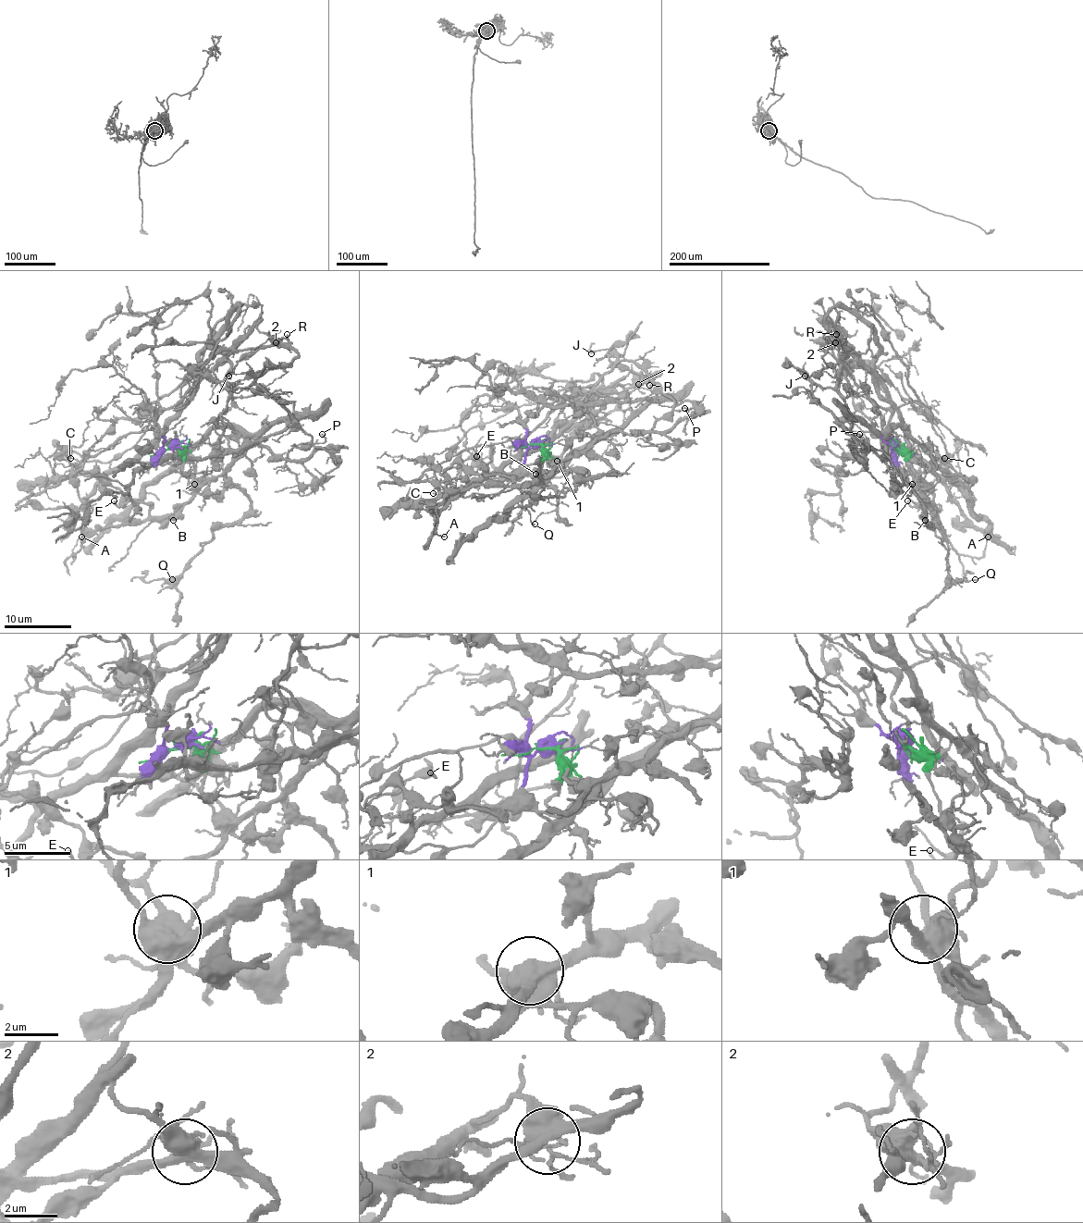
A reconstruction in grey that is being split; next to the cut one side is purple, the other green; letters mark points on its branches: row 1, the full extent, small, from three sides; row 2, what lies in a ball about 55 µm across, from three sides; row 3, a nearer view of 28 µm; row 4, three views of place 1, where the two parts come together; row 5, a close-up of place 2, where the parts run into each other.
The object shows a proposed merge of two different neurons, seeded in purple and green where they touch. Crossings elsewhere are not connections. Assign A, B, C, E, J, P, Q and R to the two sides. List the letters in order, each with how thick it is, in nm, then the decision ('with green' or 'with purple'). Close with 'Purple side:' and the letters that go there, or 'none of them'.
A: 140 nm | with green
B: 600 nm | with green
C: 110 nm | with purple
E: 170 nm | with green
J: 170 nm | with purple
P: 140 nm | with purple
Q: 140 nm | with green
R: 130 nm | with purple
Purple side: C, J, P, R

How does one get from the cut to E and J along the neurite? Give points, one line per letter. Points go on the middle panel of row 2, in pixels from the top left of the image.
E: (533, 444), (540, 444), (545, 458), (555, 466), (535, 483), (512, 485), (510, 478), (489, 475), (475, 456)
J: (533, 442), (516, 470), (503, 473), (514, 456), (553, 438), (615, 360), (609, 349), (590, 353)

